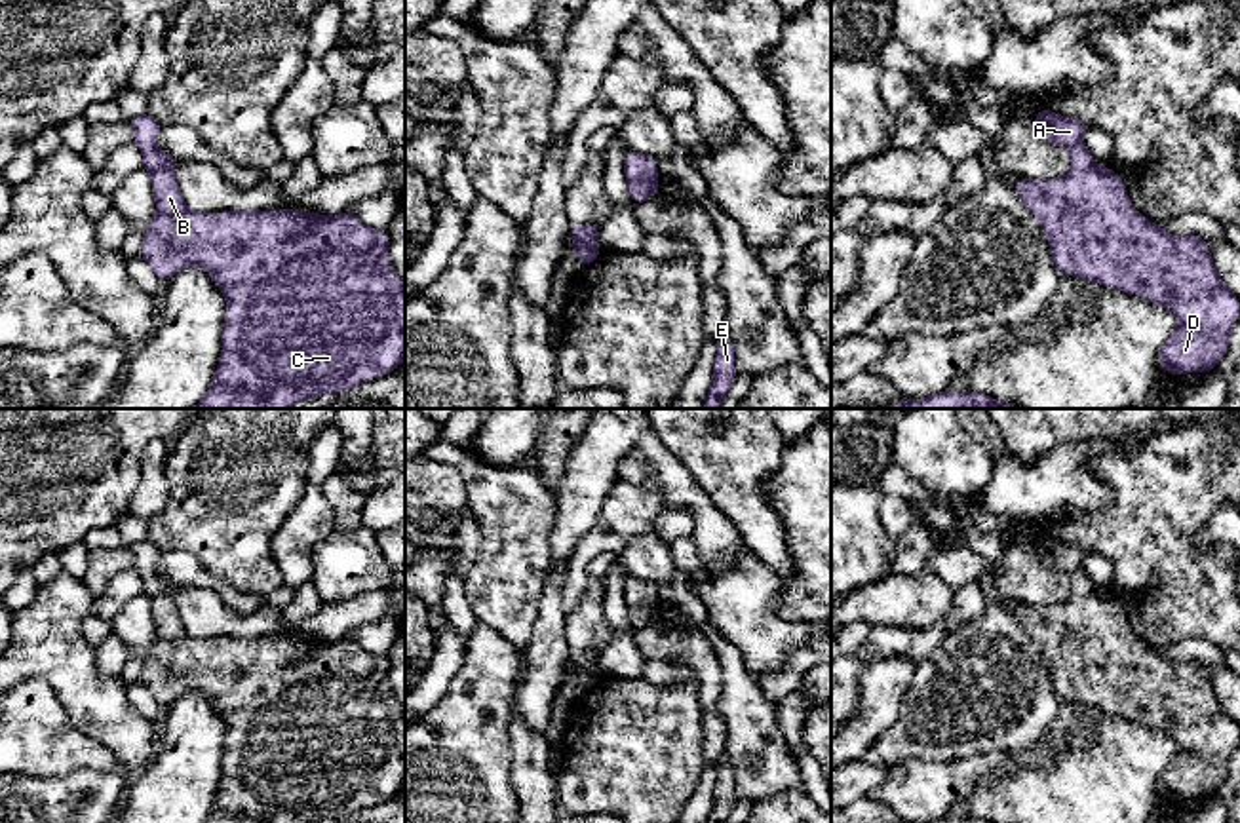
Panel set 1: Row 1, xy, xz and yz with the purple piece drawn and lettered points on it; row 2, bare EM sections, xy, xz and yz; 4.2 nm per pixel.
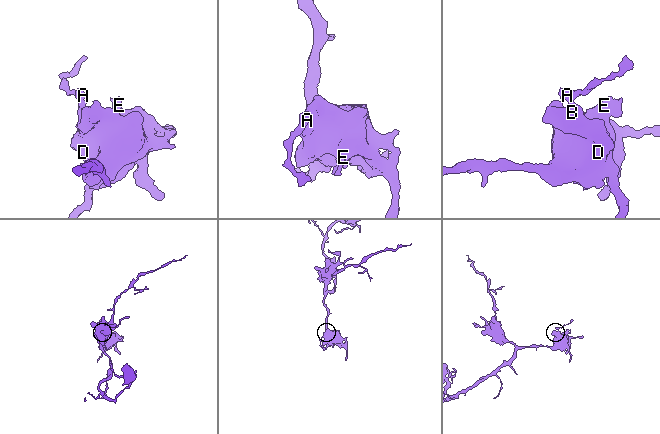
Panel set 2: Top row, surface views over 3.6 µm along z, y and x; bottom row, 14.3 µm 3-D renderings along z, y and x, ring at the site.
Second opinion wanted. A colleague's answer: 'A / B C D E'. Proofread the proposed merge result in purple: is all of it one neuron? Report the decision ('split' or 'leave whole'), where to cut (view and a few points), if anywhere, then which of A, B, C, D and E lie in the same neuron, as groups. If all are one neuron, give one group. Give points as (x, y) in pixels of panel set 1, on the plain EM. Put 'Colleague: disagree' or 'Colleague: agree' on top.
Colleague: agree
split; cut xz (598, 660), (575, 673); groups A / B C D E

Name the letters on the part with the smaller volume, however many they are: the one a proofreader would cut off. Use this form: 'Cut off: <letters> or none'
Cut off: A

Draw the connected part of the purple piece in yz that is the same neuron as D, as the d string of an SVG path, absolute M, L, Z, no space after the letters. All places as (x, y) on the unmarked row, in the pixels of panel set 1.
M1094 591L1054 604L1019 604L1016 622L1038 646L1056 694L1090 709L1141 722L1170 736L1177 753L1160 775L1158 791L1170 800L1210 798L1229 774L1240 726L1223 709L1204 661L1170 661L1130 627L1113 593Z

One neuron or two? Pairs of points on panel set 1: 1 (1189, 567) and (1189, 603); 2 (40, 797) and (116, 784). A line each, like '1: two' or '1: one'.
1: one
2: one

